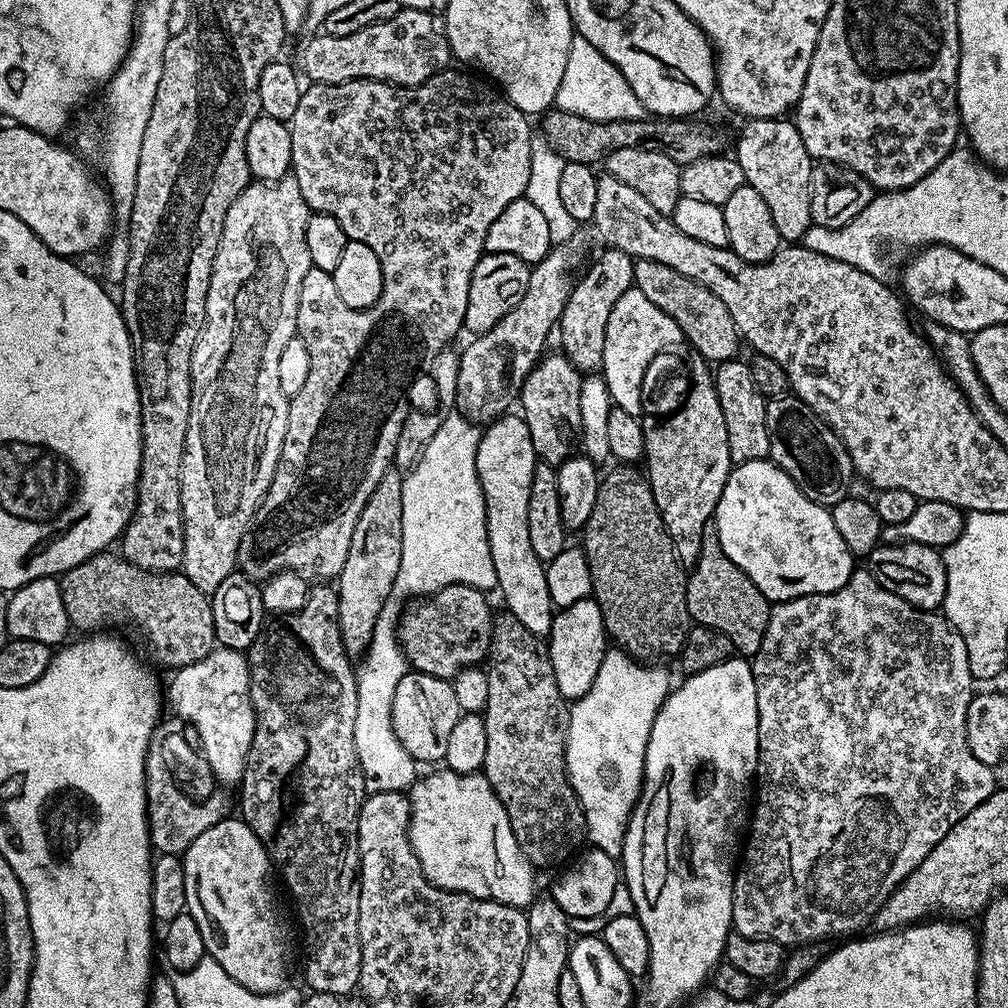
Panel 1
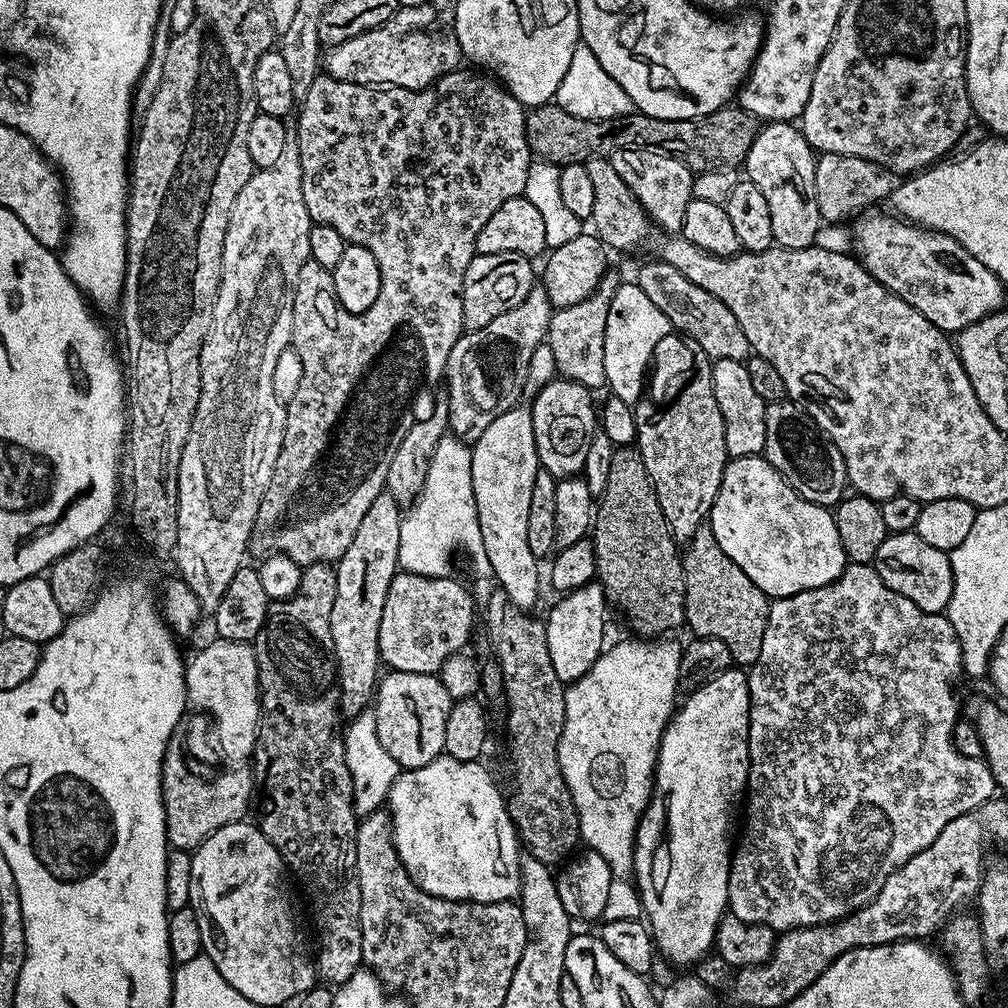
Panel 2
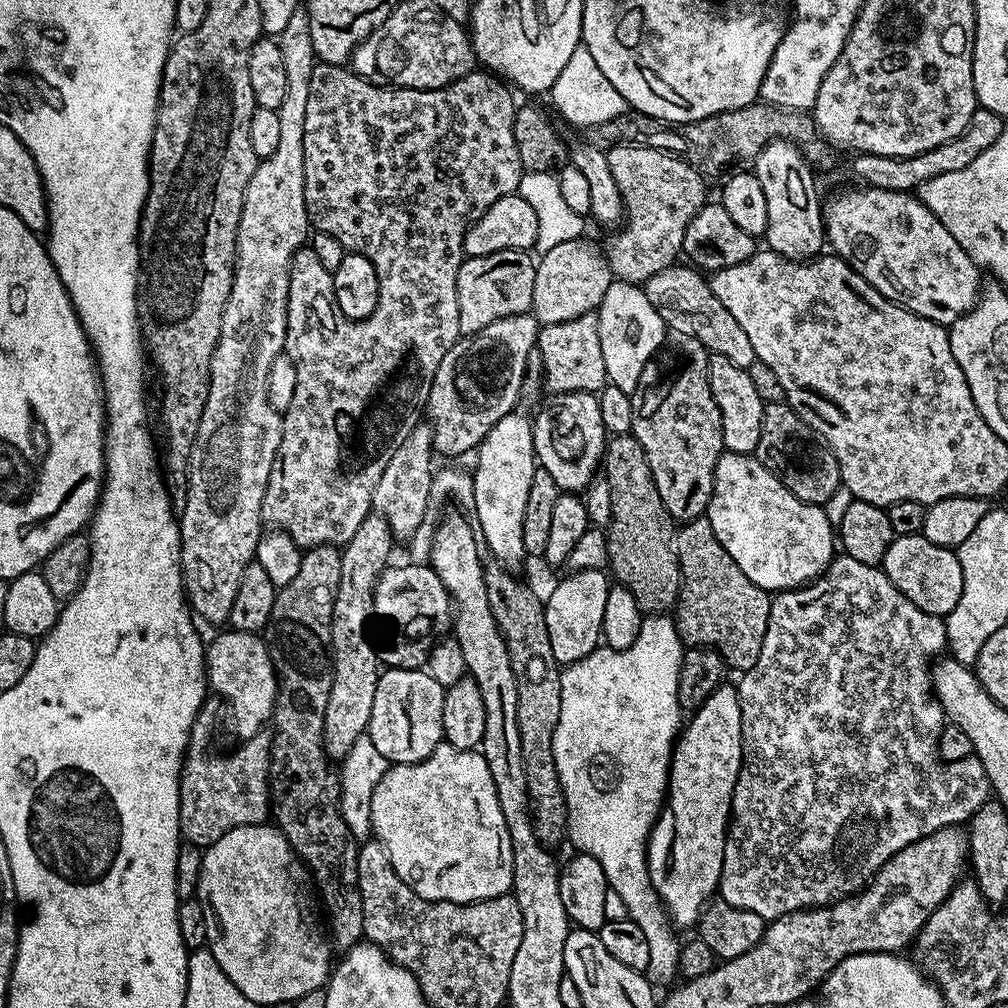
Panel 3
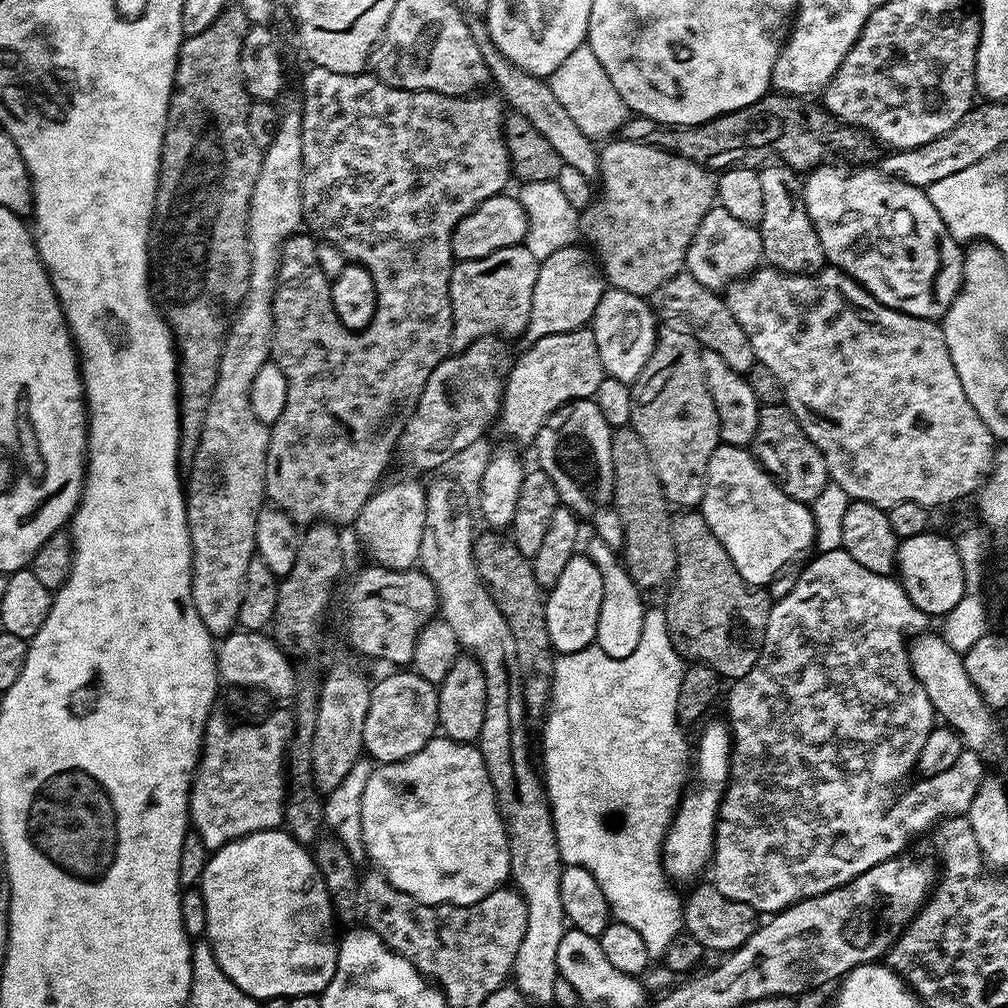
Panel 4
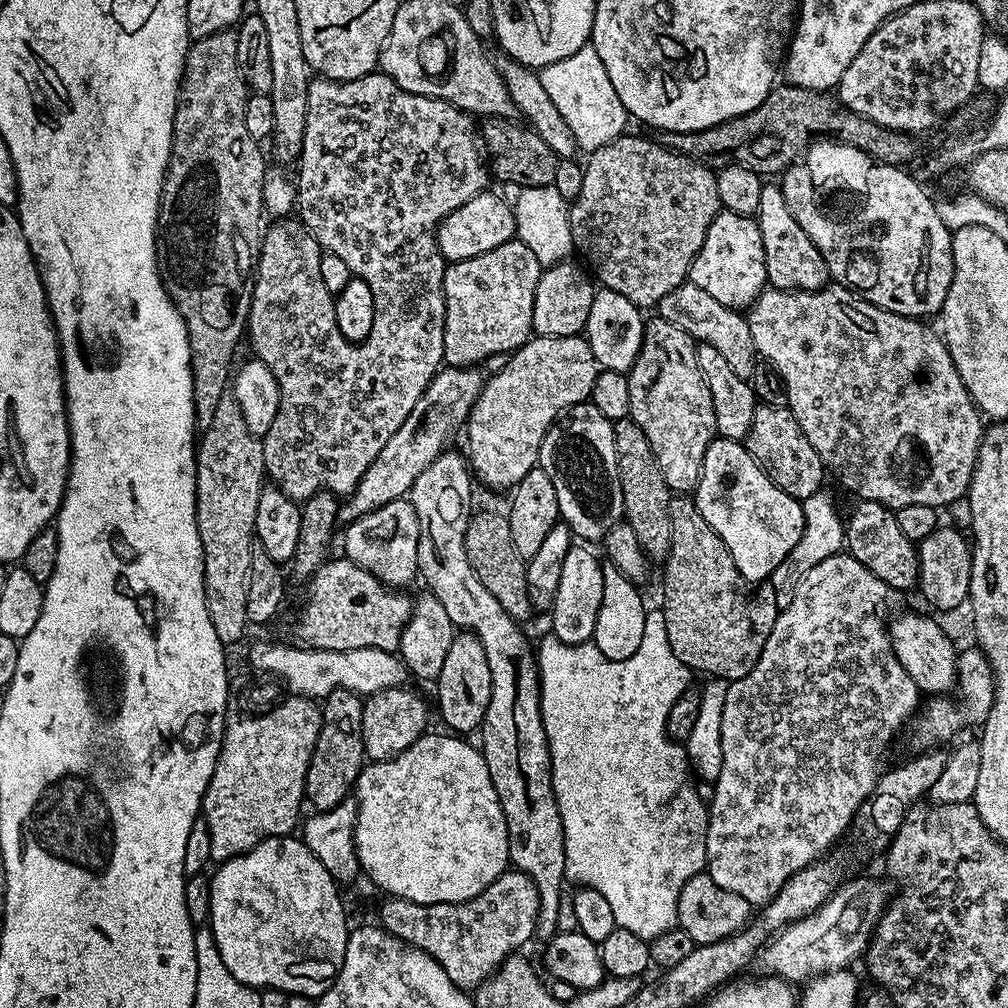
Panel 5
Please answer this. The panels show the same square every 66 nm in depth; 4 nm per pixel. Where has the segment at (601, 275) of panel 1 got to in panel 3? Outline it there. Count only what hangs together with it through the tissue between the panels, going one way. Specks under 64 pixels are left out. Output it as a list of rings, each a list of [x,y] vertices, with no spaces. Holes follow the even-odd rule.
[[[595,311],[582,314],[581,317],[574,318],[573,321],[558,322],[557,325],[543,325],[538,337],[538,347],[542,354],[542,362],[544,363],[544,379],[549,389],[553,388],[553,393],[563,394],[566,392],[591,392],[593,394],[599,393],[600,389],[608,383],[608,375],[606,374],[606,362],[602,362],[602,338],[598,338],[598,322],[599,315]]]

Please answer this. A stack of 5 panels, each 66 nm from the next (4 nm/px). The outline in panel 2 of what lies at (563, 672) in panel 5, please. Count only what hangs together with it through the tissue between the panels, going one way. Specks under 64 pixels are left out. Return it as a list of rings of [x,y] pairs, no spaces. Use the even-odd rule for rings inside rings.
[[[631,638],[624,640],[621,644],[605,647],[604,651],[590,666],[586,674],[582,674],[573,684],[567,685],[564,689],[564,701],[566,702],[566,718],[562,726],[562,738],[558,742],[558,762],[562,774],[566,778],[566,786],[574,798],[574,806],[578,814],[580,823],[580,839],[589,849],[596,851],[606,860],[606,863],[612,871],[613,877],[620,876],[631,877],[633,875],[632,867],[634,866],[634,846],[636,845],[636,827],[640,825],[642,814],[646,810],[648,801],[652,798],[652,786],[656,774],[656,759],[658,750],[662,742],[662,734],[666,730],[668,721],[672,719],[677,707],[678,696],[676,692],[680,688],[680,650],[681,641],[672,639],[676,638]]]

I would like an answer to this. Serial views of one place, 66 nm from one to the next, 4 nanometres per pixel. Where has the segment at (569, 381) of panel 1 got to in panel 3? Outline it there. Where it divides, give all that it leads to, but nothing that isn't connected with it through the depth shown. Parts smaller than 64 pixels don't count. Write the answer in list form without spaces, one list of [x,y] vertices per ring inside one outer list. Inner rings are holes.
[[[566,392],[555,397],[553,412],[537,411],[532,425],[533,446],[539,467],[561,490],[583,493],[604,459],[606,433],[599,399],[591,392]]]

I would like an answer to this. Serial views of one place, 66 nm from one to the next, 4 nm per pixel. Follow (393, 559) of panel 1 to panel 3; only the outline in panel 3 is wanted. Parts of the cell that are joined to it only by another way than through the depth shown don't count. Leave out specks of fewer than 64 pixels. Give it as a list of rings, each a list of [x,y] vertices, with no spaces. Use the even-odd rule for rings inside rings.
[[[373,510],[358,526],[354,538],[343,545],[342,582],[338,582],[338,594],[334,598],[334,614],[332,615],[332,685],[330,699],[326,702],[326,718],[324,719],[324,749],[333,761],[343,761],[346,754],[350,754],[350,746],[358,742],[360,736],[365,735],[370,722],[370,710],[374,706],[374,690],[378,690],[378,678],[382,671],[381,661],[378,659],[378,648],[372,645],[368,637],[368,619],[373,619],[374,609],[372,595],[376,589],[378,578],[389,567],[392,556],[394,537],[386,518],[379,511]]]

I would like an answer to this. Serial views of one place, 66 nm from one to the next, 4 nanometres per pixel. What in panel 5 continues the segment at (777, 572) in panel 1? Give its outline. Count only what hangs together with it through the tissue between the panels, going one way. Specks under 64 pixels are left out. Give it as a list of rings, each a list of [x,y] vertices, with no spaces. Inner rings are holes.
[[[713,438],[706,454],[702,458],[700,481],[694,489],[696,509],[710,522],[710,526],[726,542],[738,570],[748,580],[764,582],[769,579],[772,571],[778,566],[803,534],[803,506],[801,501],[786,494],[774,481],[768,477],[760,463],[748,453],[747,447],[738,440]]]

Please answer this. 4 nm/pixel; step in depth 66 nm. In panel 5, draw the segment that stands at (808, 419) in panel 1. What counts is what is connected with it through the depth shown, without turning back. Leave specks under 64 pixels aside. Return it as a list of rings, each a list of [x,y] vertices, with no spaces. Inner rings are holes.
[[[757,403],[754,422],[750,422],[746,437],[746,447],[748,453],[760,463],[765,474],[795,500],[803,501],[825,487],[826,469],[818,450],[810,446],[810,438],[802,434],[802,426],[798,426],[794,414],[787,406],[779,408]]]

